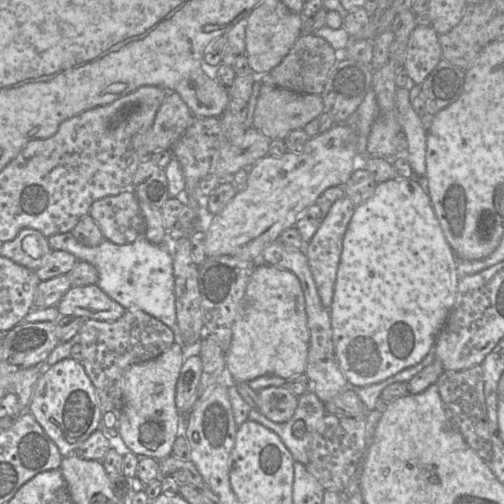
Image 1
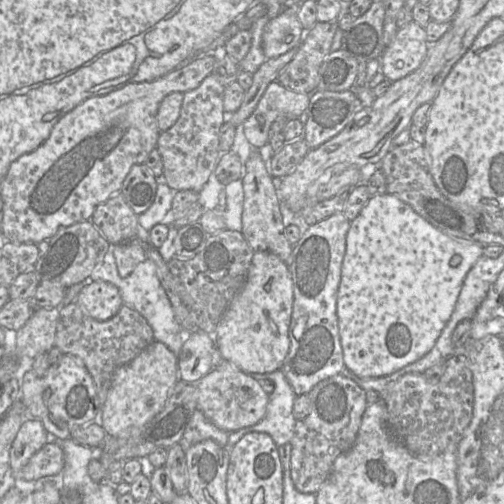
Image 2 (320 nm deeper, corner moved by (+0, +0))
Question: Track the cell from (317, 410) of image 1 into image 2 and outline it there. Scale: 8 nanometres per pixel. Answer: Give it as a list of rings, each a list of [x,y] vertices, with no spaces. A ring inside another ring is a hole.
[[[282,370],[250,375],[258,381],[270,380],[274,384],[274,390],[269,395],[266,413],[260,422],[229,433],[227,444],[223,447],[228,452],[245,434],[250,432],[263,432],[270,435],[276,446],[290,443],[294,434],[296,419],[293,416],[293,403],[297,395]]]

